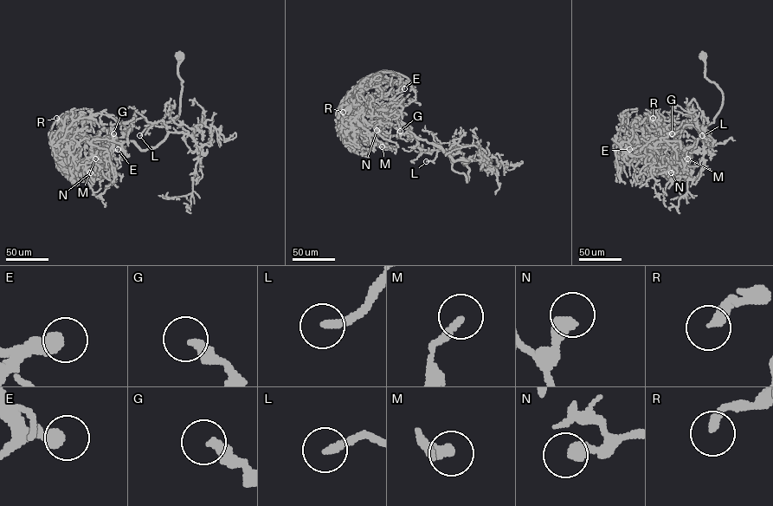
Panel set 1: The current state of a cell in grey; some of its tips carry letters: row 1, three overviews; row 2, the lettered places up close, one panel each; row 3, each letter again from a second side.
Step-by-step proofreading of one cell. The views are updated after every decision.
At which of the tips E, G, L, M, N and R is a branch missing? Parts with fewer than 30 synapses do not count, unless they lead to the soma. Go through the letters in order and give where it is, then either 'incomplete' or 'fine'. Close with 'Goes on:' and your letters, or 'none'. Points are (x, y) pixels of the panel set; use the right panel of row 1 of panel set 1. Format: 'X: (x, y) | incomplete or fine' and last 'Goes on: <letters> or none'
E: (629, 149) | incomplete
G: (672, 133) | fine
L: (702, 135) | incomplete
M: (687, 158) | fine
N: (671, 172) | fine
R: (653, 118) | incomplete
Goes on: E, L, R

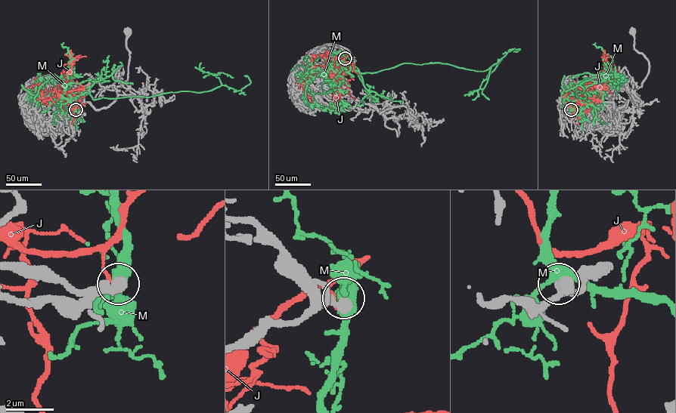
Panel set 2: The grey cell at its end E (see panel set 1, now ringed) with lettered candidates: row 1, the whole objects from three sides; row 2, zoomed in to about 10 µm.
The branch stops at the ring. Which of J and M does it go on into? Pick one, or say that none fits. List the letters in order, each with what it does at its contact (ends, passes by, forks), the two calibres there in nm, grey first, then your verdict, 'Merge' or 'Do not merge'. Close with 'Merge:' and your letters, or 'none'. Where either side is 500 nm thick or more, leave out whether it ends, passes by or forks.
J: Thickness 550 nm (grey) against 80 nm. Do not merge
M: Thickness 500 nm (grey) against 360 nm. Do not merge
Merge: none

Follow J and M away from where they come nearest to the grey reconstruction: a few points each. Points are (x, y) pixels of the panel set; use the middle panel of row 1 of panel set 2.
J: (345, 58), (330, 69), (332, 73), (330, 75), (307, 75), (302, 82), (303, 89), (312, 106)
M: (345, 58), (361, 73), (404, 63), (439, 63), (479, 71), (491, 67), (481, 89), (502, 59)

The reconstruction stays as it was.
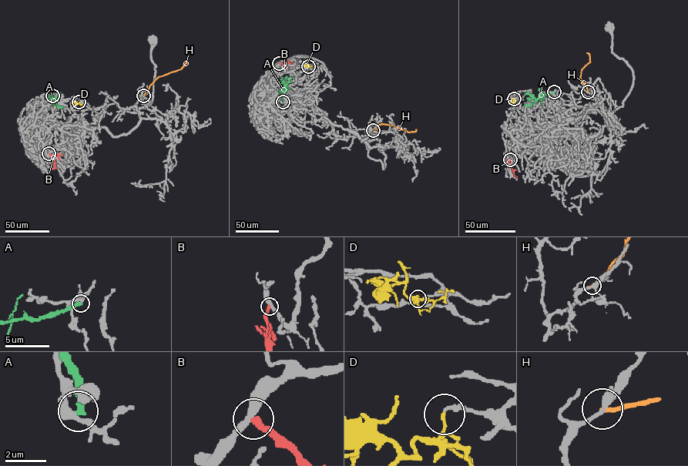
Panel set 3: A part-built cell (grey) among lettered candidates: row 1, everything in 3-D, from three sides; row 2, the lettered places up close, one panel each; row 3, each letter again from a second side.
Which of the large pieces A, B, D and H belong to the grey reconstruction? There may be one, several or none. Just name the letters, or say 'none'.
none

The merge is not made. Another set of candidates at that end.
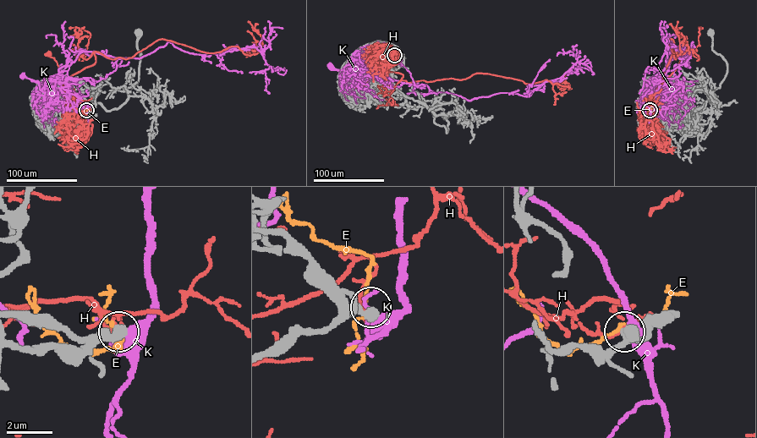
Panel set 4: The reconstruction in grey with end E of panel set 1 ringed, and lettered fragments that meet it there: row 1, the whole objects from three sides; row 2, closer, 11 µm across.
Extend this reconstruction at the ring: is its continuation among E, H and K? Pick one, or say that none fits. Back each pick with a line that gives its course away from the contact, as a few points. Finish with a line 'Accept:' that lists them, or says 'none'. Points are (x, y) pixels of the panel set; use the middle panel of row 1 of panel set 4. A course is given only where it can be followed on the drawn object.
Accept: none

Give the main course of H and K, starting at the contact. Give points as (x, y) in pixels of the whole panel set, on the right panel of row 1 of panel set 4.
H: (650, 110), (647, 110), (656, 90), (678, 64), (681, 55), (677, 54)
K: (650, 110), (644, 104), (643, 94), (650, 80), (655, 83), (657, 90), (664, 80), (660, 76)

